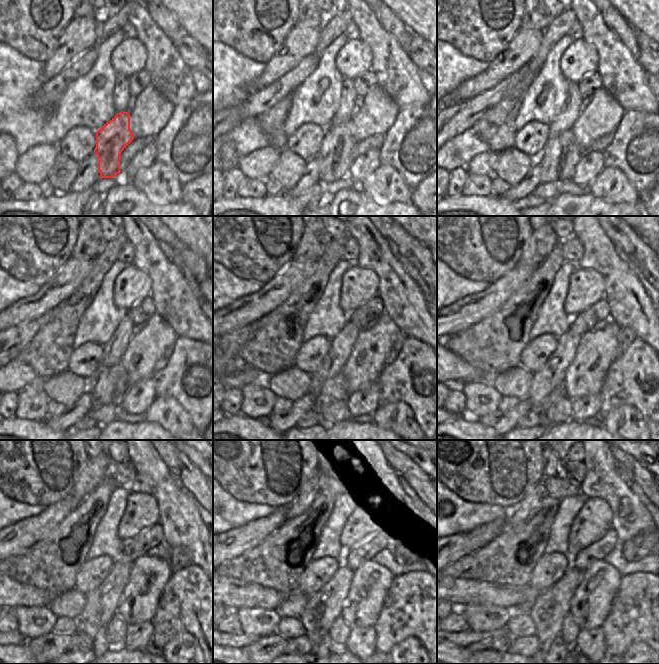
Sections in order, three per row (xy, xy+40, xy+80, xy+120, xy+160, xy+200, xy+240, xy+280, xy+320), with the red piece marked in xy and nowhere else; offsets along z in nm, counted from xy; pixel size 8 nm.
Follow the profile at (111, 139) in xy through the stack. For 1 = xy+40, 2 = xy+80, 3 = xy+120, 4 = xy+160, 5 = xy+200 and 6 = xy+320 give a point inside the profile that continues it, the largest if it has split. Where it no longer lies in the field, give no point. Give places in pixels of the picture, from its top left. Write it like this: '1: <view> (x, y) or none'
1: xy+40 (334, 159)
2: xy+80 (558, 160)
3: xy+120 (110, 385)
4: xy+160 (335, 389)
5: xy+200 (558, 392)
6: xy+320 (558, 643)

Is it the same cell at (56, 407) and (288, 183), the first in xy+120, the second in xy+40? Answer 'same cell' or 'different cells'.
different cells

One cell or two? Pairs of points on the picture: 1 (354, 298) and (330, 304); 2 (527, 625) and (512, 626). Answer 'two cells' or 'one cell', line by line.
1: two cells
2: one cell

